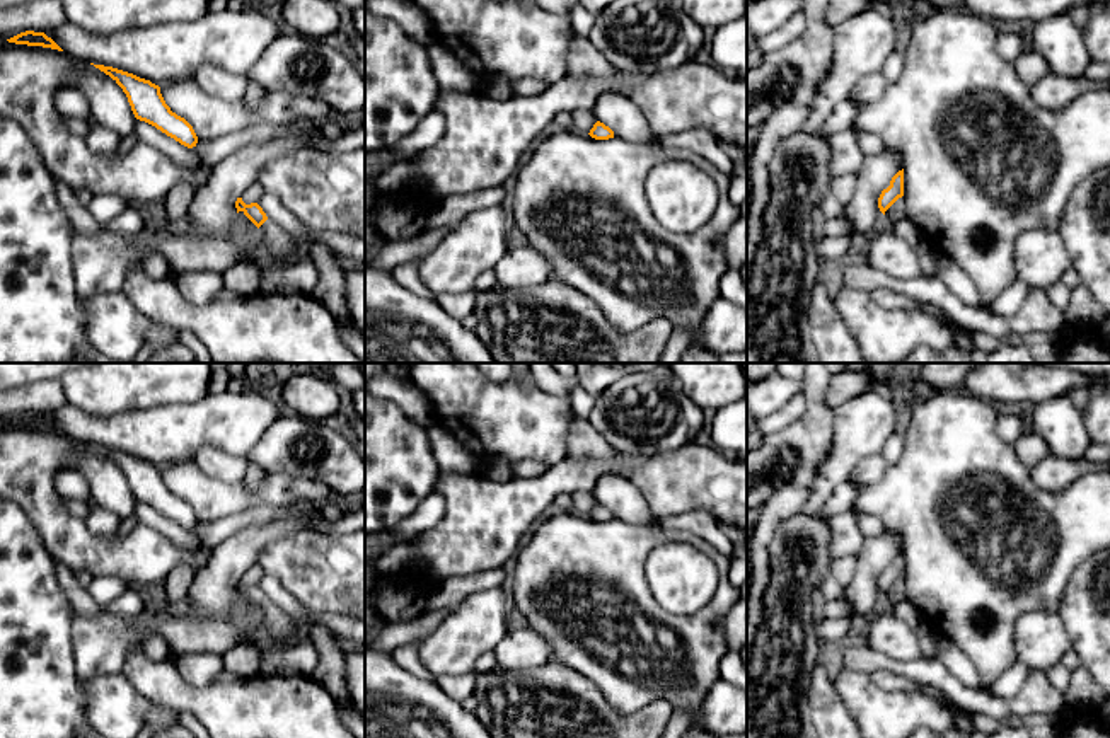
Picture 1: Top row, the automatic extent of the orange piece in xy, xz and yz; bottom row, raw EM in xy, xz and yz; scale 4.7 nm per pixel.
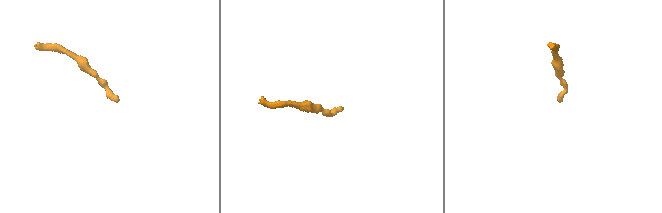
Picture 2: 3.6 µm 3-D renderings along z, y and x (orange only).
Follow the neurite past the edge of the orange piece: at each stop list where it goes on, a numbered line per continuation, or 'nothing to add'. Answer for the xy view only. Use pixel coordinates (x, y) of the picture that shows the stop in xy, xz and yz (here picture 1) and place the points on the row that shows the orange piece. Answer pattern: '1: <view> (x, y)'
1: xy (278, 246)

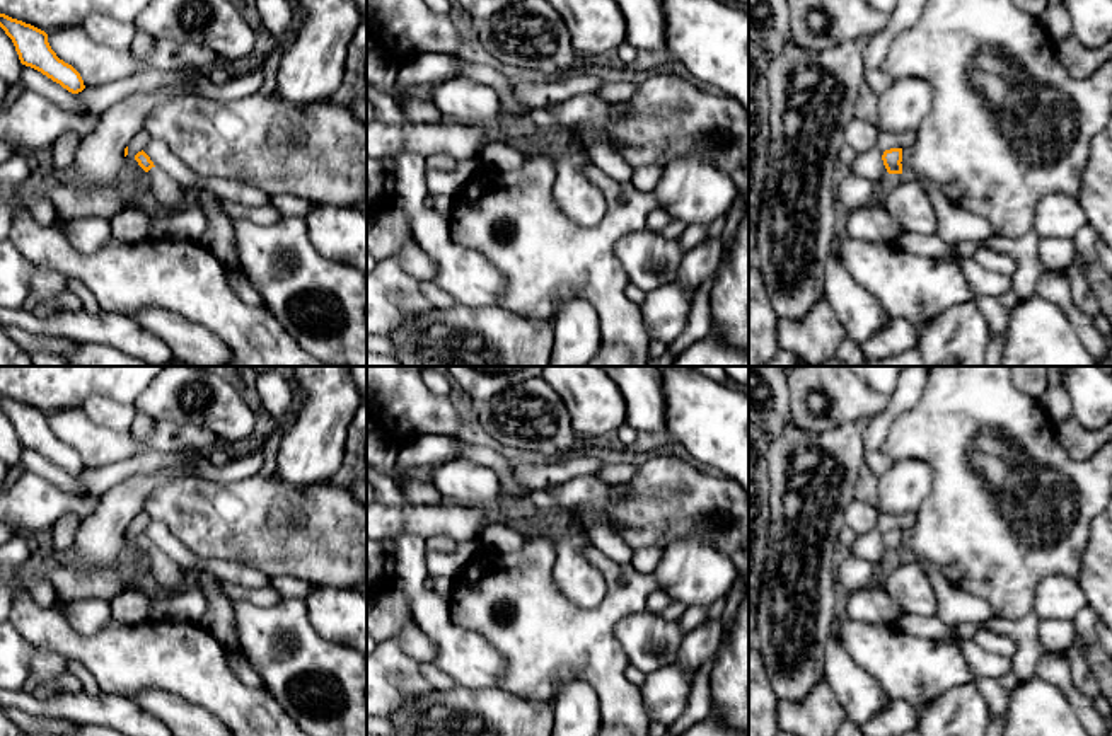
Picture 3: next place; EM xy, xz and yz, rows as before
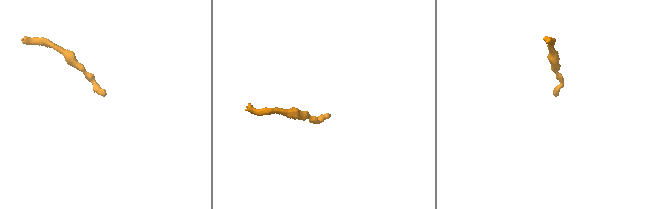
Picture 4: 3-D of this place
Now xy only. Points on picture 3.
1: xy (164, 193)

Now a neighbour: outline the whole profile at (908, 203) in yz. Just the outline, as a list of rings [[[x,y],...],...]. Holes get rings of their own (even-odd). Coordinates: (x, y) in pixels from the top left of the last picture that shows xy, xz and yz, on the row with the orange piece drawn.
[[[911,177],[892,179],[880,193],[889,215],[907,232],[936,233],[936,211],[921,184]]]

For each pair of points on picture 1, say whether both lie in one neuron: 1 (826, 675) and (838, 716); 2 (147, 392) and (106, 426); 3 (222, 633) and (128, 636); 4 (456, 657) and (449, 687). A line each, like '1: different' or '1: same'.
1: same
2: different
3: same
4: different

